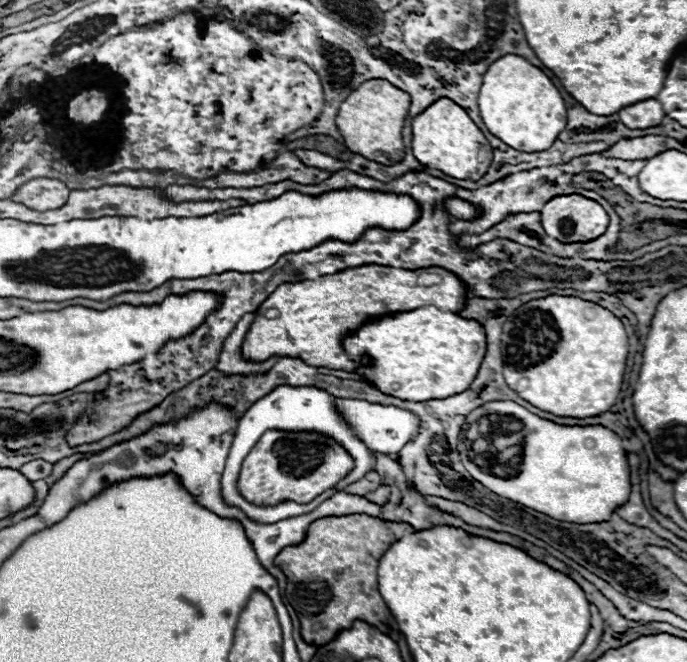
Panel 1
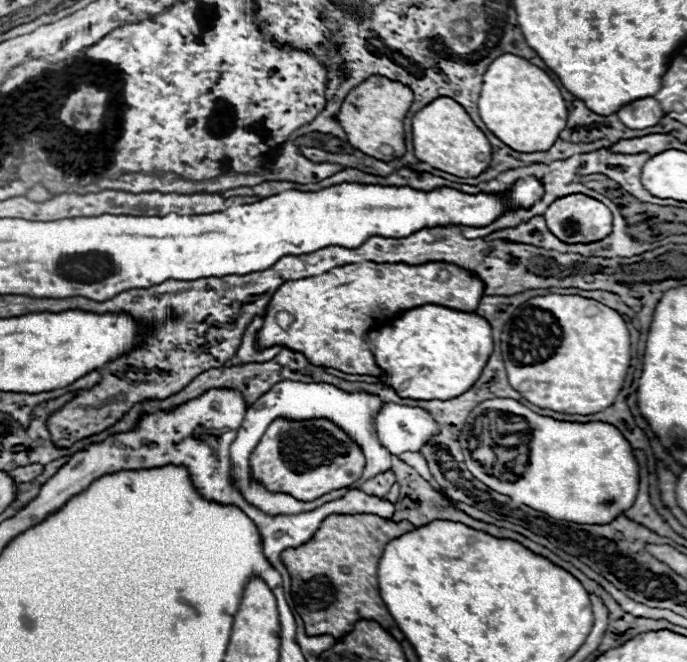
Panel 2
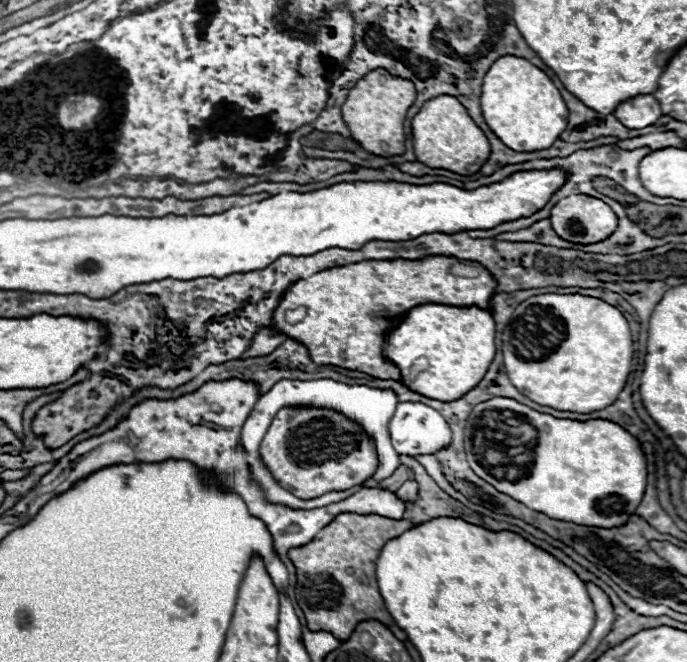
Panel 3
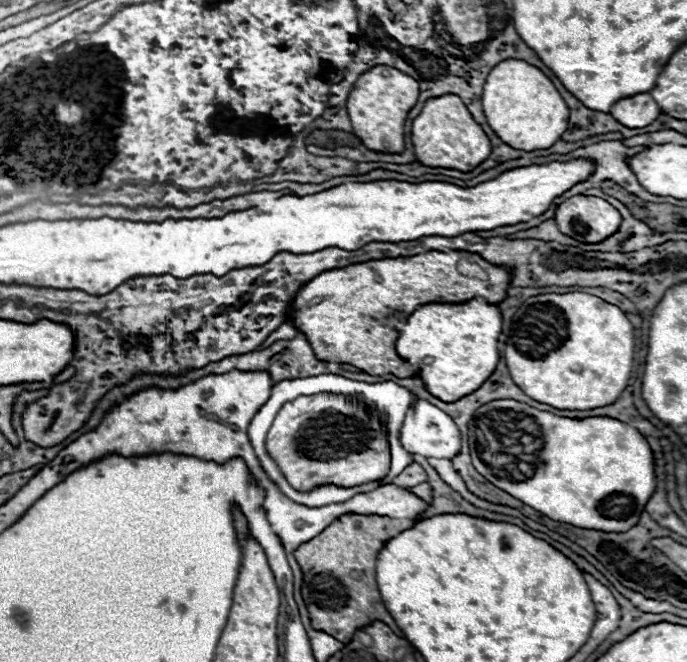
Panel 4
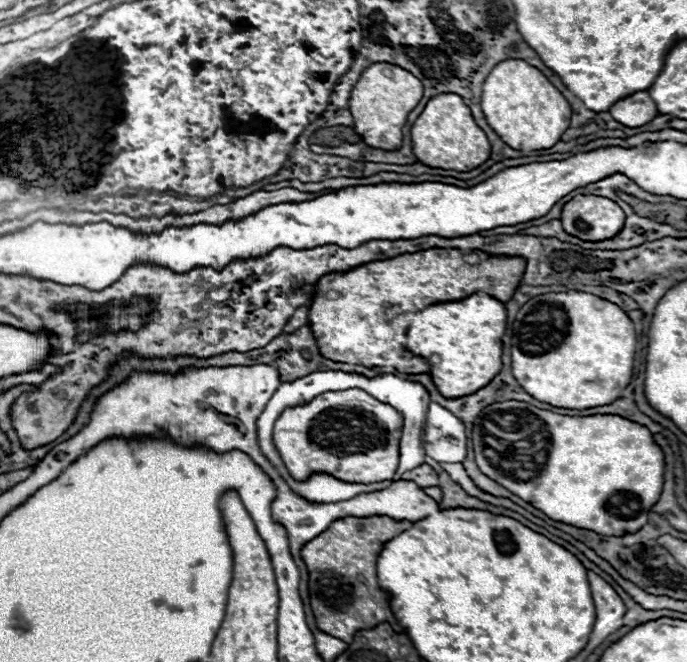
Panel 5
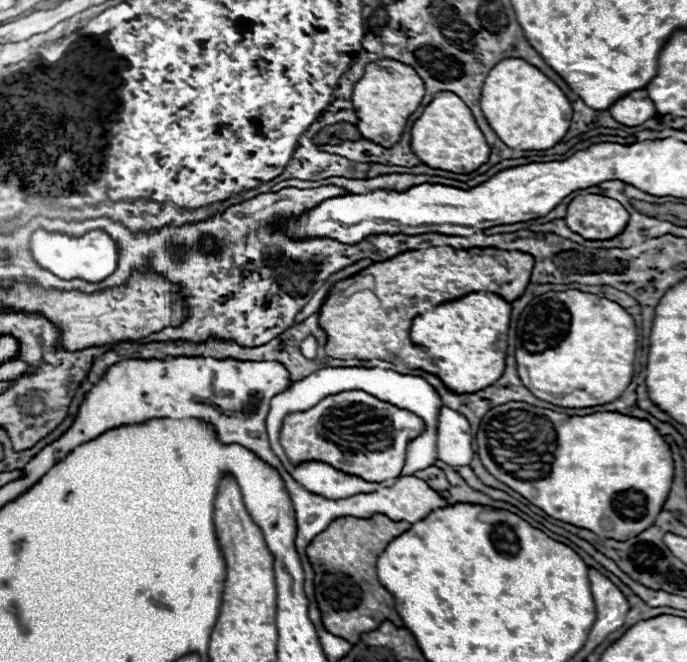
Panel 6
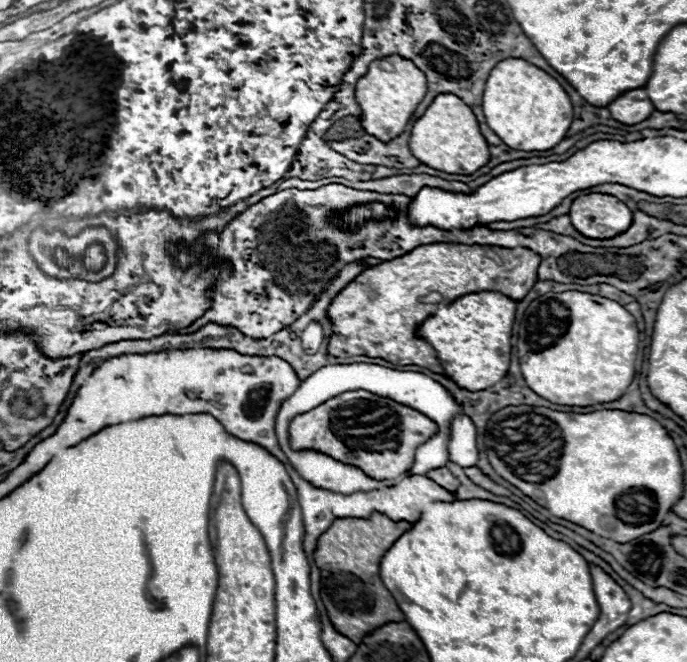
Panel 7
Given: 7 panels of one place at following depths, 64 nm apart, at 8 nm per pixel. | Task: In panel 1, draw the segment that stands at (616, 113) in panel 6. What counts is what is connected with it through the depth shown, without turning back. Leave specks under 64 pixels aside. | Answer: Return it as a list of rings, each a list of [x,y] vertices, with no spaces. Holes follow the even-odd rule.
[[[650,98],[648,102],[636,102],[636,106],[628,106],[620,110],[618,116],[624,122],[624,126],[632,130],[644,130],[644,128],[658,126],[664,118],[664,110],[658,100]]]

